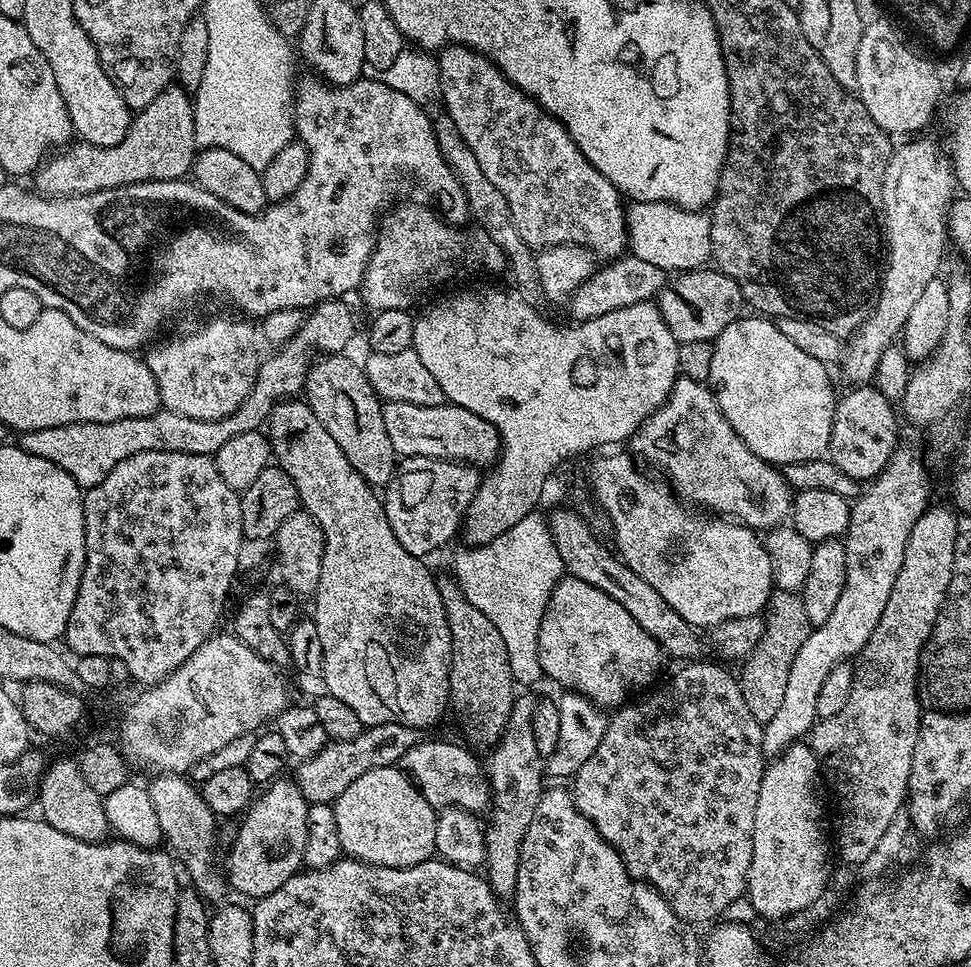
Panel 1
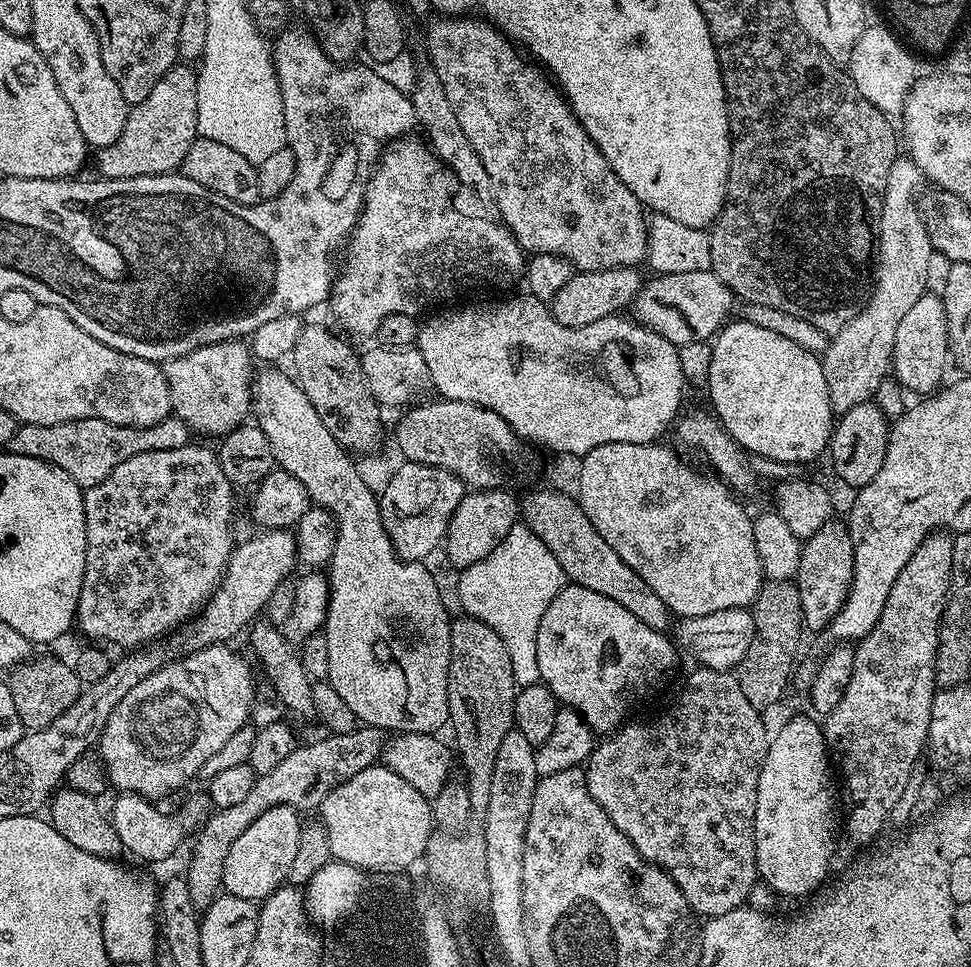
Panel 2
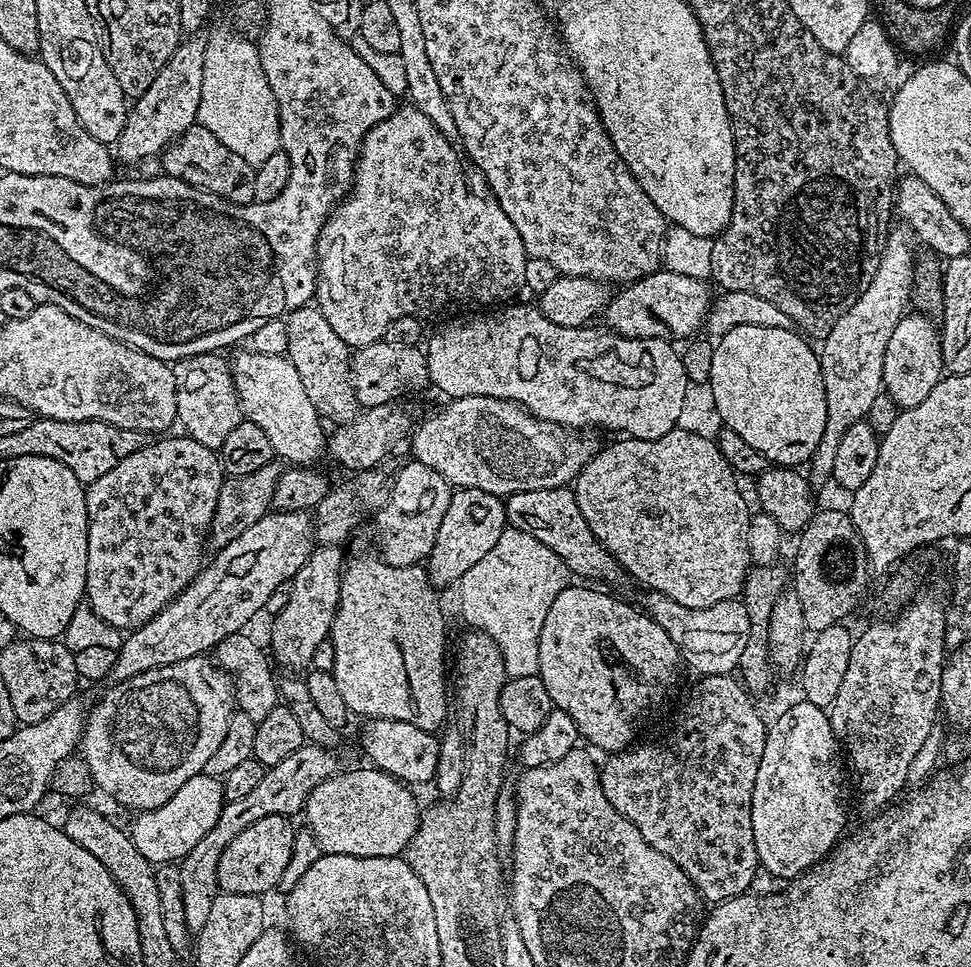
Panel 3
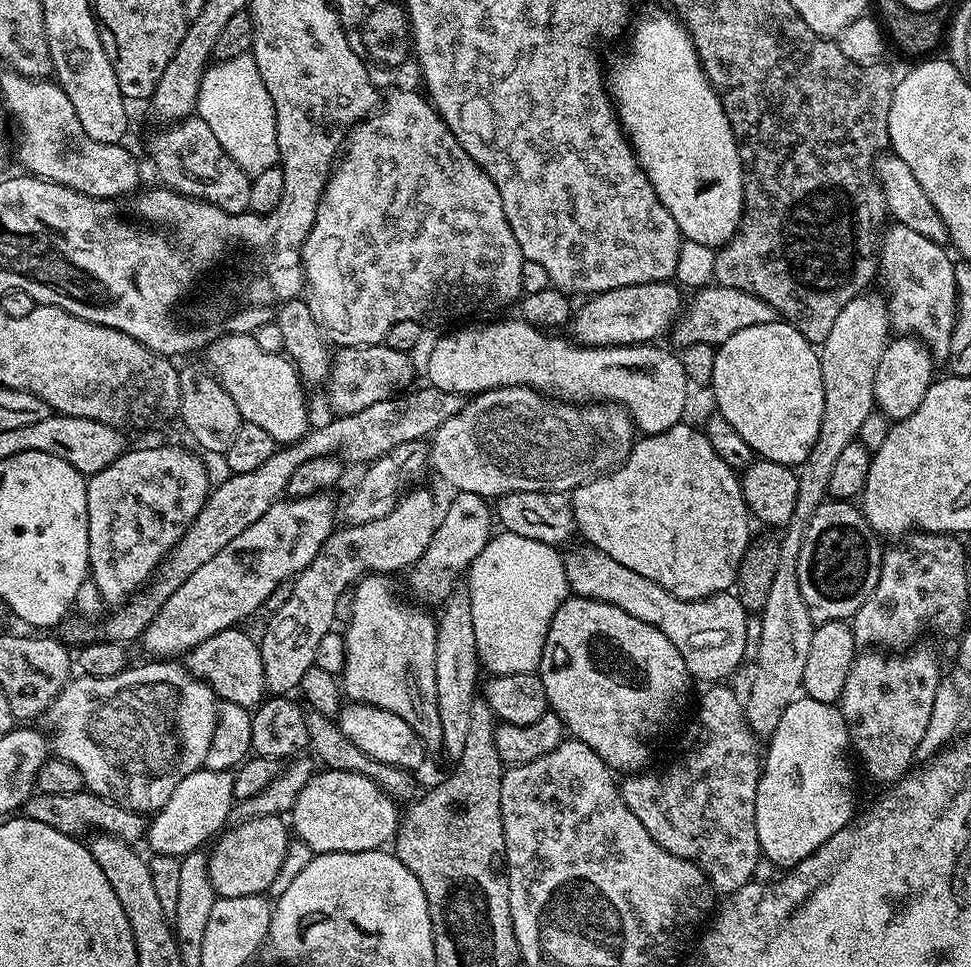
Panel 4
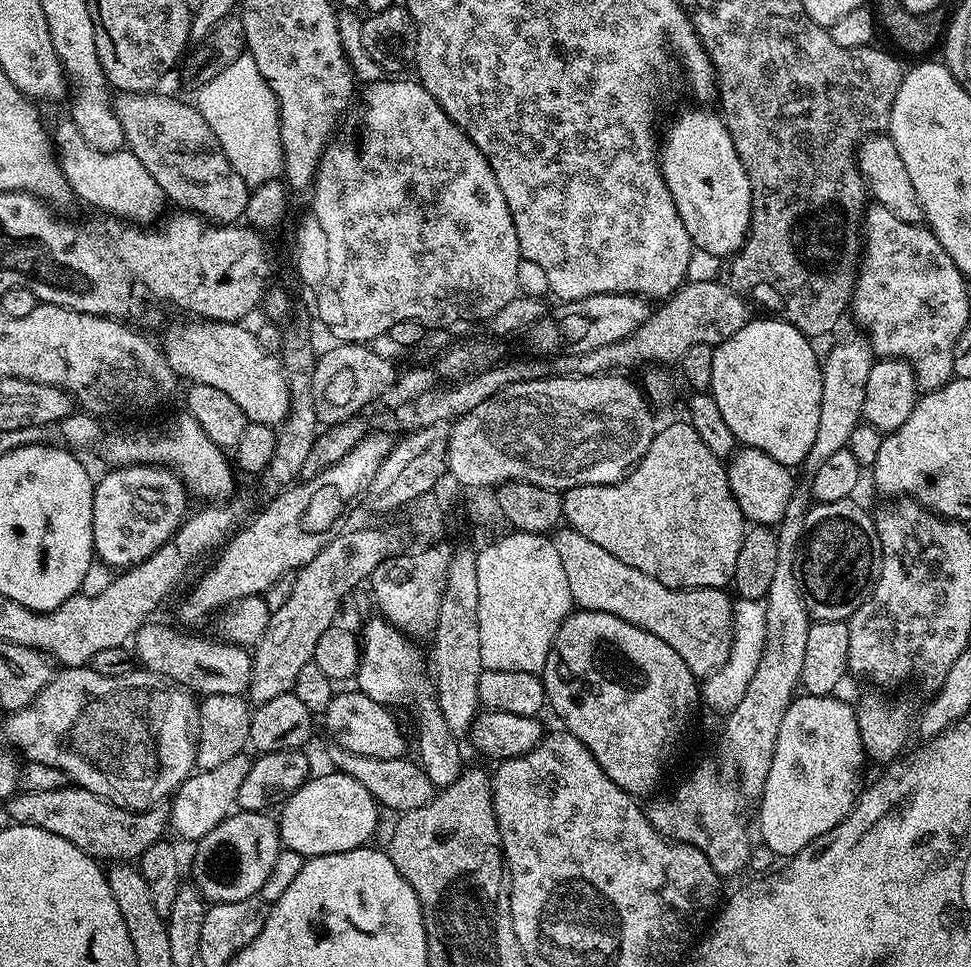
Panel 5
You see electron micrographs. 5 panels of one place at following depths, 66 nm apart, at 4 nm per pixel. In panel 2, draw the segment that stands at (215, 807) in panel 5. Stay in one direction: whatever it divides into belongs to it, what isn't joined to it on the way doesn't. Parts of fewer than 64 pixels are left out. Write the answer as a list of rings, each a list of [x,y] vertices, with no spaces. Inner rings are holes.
[[[135,792],[119,793],[110,808],[112,825],[121,838],[125,851],[146,862],[162,862],[168,859],[182,844],[186,836],[199,829],[207,820],[210,802],[200,793],[190,797],[174,814],[156,810],[156,806]]]

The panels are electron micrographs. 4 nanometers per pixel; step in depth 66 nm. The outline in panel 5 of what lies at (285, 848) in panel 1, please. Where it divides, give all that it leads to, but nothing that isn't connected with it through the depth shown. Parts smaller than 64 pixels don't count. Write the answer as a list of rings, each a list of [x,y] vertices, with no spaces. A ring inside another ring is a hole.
[[[233,811],[208,834],[195,841],[190,880],[205,901],[221,904],[259,897],[262,882],[266,882],[270,870],[274,870],[274,862],[282,851],[279,823],[268,815],[267,811]]]

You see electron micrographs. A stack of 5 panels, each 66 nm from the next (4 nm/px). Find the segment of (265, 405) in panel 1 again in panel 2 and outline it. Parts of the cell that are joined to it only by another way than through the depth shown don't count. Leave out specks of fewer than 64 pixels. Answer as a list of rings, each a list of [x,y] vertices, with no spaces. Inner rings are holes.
[[[169,414],[162,422],[154,422],[154,426],[141,428],[118,426],[91,416],[85,420],[58,422],[50,426],[20,424],[6,448],[14,454],[38,458],[58,466],[58,470],[66,470],[66,474],[70,474],[82,490],[87,490],[107,478],[114,466],[122,466],[126,458],[134,458],[134,454],[146,454],[150,450],[176,450],[189,442],[190,430],[186,422],[174,414]]]

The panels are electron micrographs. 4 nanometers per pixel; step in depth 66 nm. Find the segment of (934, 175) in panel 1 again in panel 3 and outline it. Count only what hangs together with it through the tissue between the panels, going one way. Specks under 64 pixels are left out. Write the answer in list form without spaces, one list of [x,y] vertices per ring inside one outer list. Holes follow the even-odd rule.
[[[907,231],[887,233],[884,251],[880,254],[878,270],[862,294],[834,322],[834,330],[818,348],[822,382],[826,390],[826,430],[822,430],[822,442],[814,450],[806,468],[806,475],[813,485],[829,483],[834,470],[834,457],[838,454],[838,442],[850,426],[861,423],[867,417],[874,398],[882,394],[882,361],[886,358],[886,345],[894,334],[894,326],[909,311],[908,300],[913,299],[914,274],[917,257],[912,256],[914,240]]]

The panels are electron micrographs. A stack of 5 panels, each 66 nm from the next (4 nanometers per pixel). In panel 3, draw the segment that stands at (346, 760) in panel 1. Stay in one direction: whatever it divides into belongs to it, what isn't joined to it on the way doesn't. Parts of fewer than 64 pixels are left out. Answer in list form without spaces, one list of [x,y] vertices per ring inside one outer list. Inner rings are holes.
[[[306,742],[298,750],[294,750],[294,754],[289,754],[283,762],[278,762],[273,768],[265,768],[258,786],[253,786],[243,798],[234,798],[225,803],[218,815],[218,822],[195,843],[194,848],[178,864],[182,874],[182,910],[186,914],[186,926],[193,934],[200,932],[208,921],[214,898],[220,893],[218,861],[222,858],[222,850],[226,850],[226,846],[230,846],[230,842],[234,842],[234,838],[238,838],[238,834],[246,830],[246,826],[254,826],[258,818],[299,817],[312,791],[336,775],[336,755],[331,748]]]

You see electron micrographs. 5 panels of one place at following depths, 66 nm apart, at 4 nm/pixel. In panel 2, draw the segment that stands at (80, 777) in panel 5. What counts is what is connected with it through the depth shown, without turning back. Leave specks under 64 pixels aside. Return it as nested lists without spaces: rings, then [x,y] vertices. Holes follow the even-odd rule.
[[[211,644],[208,648],[181,655],[181,660],[169,659],[159,670],[142,678],[142,682],[114,706],[98,745],[98,755],[104,761],[108,783],[113,789],[116,787],[121,793],[135,792],[156,802],[159,796],[168,796],[192,779],[195,781],[202,765],[217,750],[222,750],[222,745],[238,734],[238,730],[246,727],[258,696],[256,680],[252,677],[253,665],[248,665],[230,649],[222,644]]]

